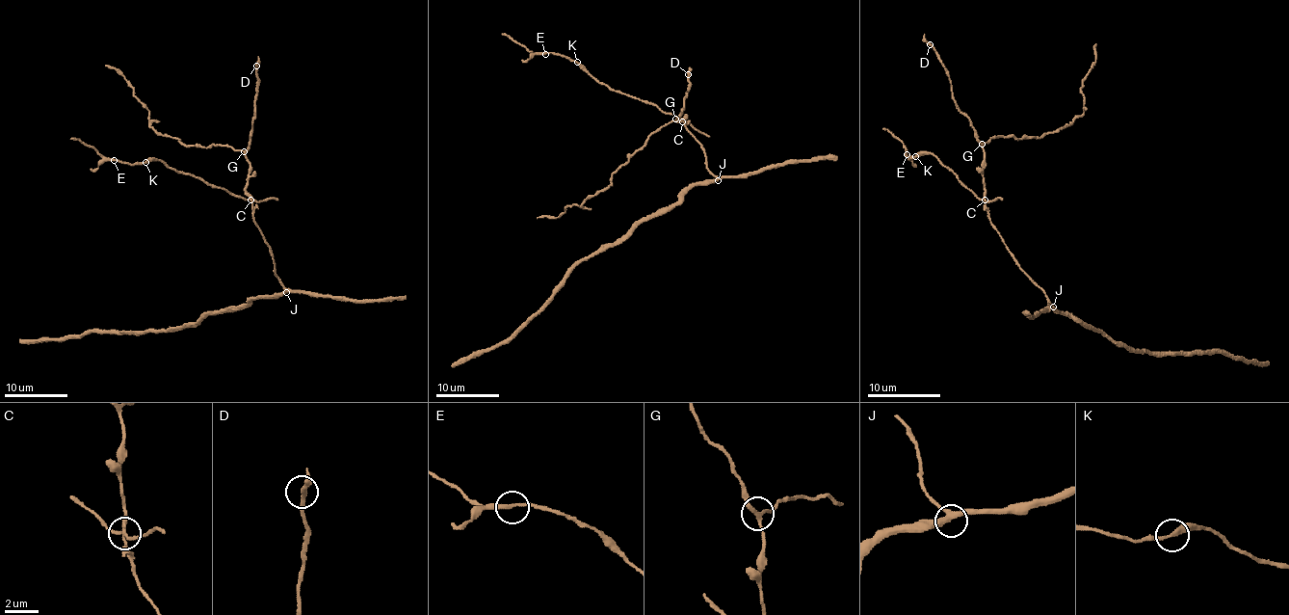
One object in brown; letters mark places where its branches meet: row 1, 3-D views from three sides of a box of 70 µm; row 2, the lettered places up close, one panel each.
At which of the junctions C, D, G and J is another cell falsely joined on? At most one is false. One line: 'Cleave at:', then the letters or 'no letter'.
Cleave at: C

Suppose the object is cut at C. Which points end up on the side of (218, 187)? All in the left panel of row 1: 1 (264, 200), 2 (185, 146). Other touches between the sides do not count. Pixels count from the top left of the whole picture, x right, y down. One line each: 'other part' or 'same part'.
1: same part
2: other part

